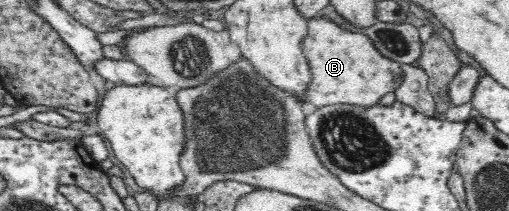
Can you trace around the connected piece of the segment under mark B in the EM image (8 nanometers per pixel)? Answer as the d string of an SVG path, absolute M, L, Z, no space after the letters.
M322 16L308 19L307 28L307 36L301 41L311 73L309 86L302 98L305 102L317 107L336 102L374 106L380 97L389 92L395 93L406 78L401 64L380 54L361 30L346 30L341 24Z

